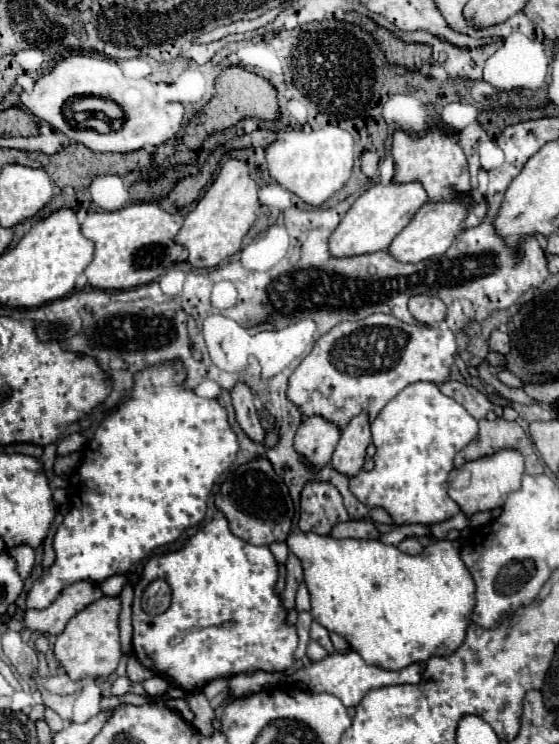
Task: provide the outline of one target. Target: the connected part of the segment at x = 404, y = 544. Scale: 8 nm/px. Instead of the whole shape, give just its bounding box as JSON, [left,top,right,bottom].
[399,537,423,555]

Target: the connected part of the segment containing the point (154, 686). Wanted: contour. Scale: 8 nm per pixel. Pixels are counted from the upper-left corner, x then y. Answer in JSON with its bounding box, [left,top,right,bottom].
[143,677,165,697]

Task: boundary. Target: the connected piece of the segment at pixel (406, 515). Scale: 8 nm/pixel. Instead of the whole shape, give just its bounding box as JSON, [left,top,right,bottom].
[349,381,479,525]

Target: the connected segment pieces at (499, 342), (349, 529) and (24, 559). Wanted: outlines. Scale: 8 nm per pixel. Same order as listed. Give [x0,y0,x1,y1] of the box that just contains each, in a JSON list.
[[489,331,509,355],[329,521,379,539],[7,545,35,579]]

